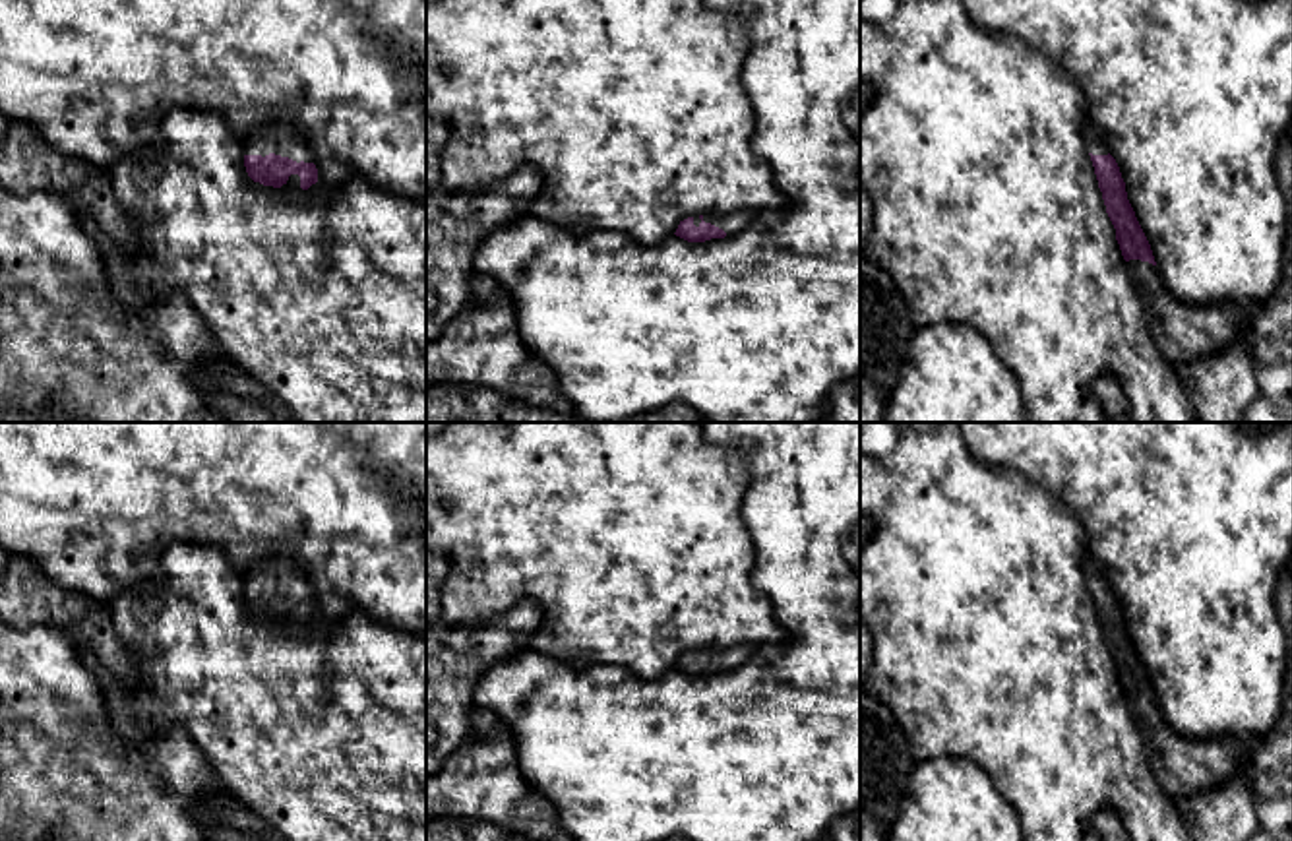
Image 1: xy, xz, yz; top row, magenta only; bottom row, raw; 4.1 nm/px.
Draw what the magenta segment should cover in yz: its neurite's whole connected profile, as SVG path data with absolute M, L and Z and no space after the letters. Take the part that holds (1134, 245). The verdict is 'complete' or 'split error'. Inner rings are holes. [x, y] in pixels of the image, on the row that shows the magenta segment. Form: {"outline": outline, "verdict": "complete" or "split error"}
{"outline": "M1091 118L1085 141L1094 167L1106 213L1145 308L1151 335L1170 364L1195 360L1228 347L1236 337L1251 341L1257 304L1197 304L1174 298L1162 285L1151 244L1127 200L1116 159Z", "verdict": "split error"}

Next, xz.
{"outline": "M740 209L730 213L699 215L680 221L676 236L688 242L705 242L711 238L724 238L746 229L757 211Z", "verdict": "split error"}

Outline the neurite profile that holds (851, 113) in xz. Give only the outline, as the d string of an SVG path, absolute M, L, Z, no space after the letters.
M860 89L845 101L843 118L860 149Z

